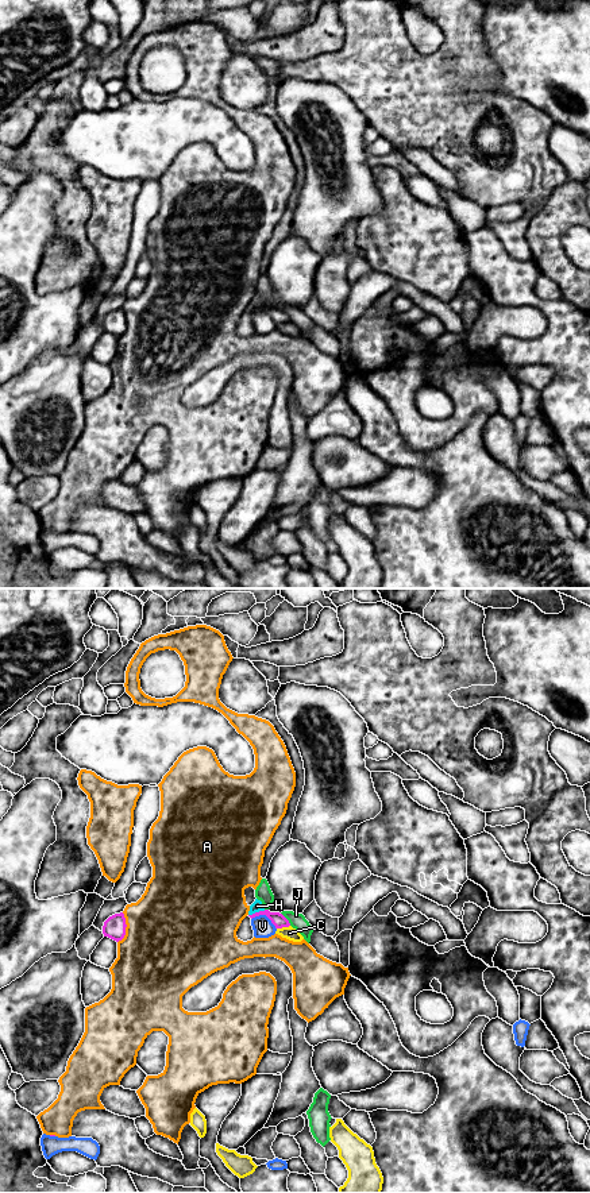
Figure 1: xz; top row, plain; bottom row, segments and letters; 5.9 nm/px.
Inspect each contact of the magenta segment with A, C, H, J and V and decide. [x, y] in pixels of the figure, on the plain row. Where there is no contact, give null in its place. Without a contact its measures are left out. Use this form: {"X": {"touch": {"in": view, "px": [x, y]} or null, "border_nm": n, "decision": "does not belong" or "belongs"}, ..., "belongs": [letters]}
{"A": {"touch": {"in": "xz", "px": [126, 321]}, "border_nm": 190, "decision": "does not belong"}, "C": {"touch": {"in": "xz", "px": [282, 321]}, "border_nm": 80, "decision": "does not belong"}, "H": {"touch": {"in": "xz", "px": [257, 308]}, "border_nm": 110, "decision": "does not belong"}, "J": {"touch": {"in": "xz", "px": [286, 315]}, "border_nm": 100, "decision": "does not belong"}, "V": {"touch": {"in": "xz", "px": [265, 309]}, "border_nm": 170, "decision": "does not belong"}, "belongs": []}

